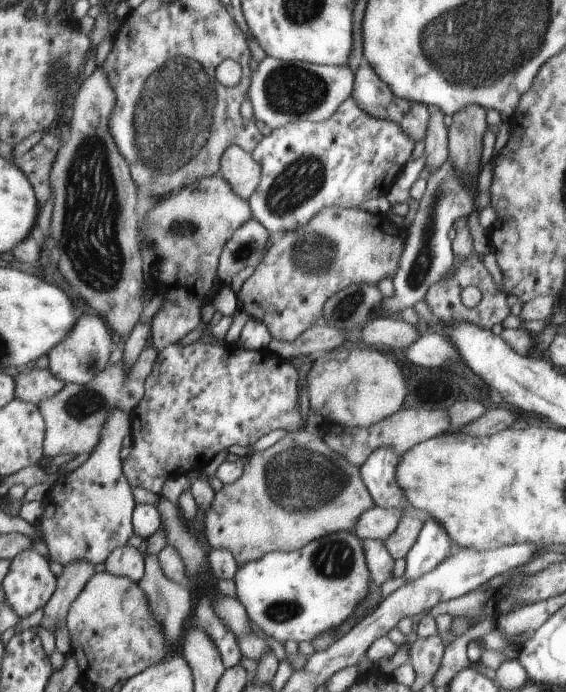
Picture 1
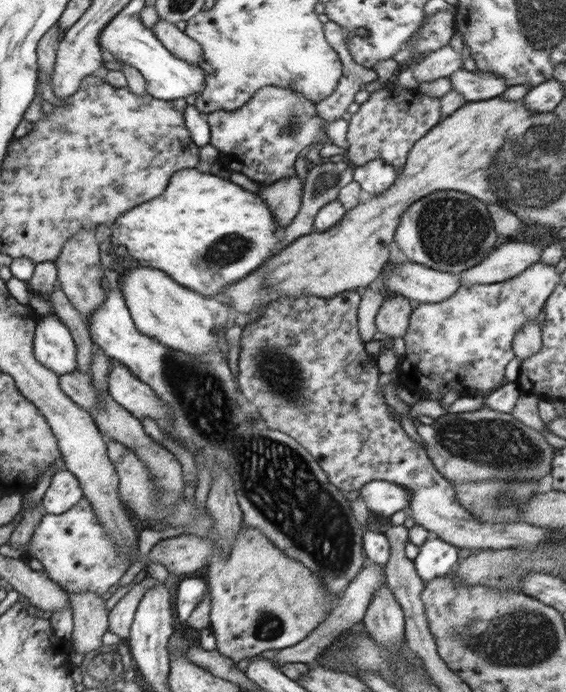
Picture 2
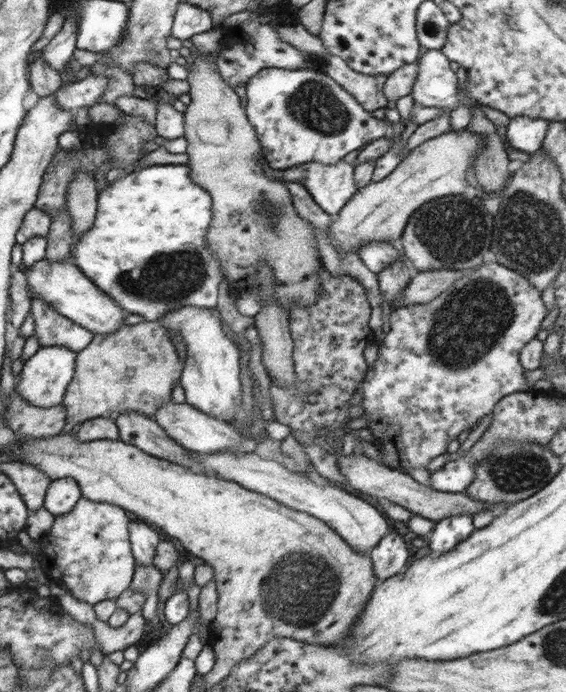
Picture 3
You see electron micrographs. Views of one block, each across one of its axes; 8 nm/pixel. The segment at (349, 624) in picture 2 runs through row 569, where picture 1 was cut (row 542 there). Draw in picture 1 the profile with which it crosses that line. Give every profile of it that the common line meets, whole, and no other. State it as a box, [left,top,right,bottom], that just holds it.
[362,539,395,586]

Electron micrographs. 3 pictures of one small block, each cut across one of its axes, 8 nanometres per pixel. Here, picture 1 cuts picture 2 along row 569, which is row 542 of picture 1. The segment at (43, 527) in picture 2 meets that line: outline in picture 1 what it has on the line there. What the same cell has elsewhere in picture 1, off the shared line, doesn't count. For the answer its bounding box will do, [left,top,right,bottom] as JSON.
[38,411,133,566]

